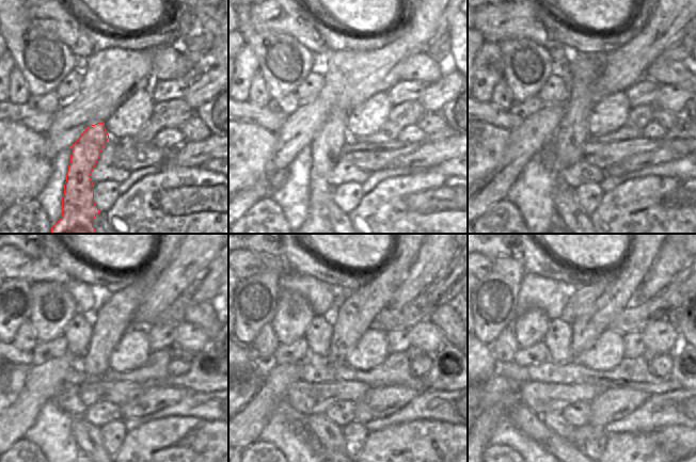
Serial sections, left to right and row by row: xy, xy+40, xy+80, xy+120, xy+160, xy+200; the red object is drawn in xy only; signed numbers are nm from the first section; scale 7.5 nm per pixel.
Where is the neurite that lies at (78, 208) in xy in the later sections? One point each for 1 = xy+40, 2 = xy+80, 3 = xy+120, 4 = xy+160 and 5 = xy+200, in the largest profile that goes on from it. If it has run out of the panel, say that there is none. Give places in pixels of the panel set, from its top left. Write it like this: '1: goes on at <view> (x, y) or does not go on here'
1: goes on at xy+40 (327, 145)
2: goes on at xy+80 (572, 132)
3: goes on at xy+120 (125, 302)
4: goes on at xy+160 (377, 292)
5: goes on at xy+200 (642, 256)

